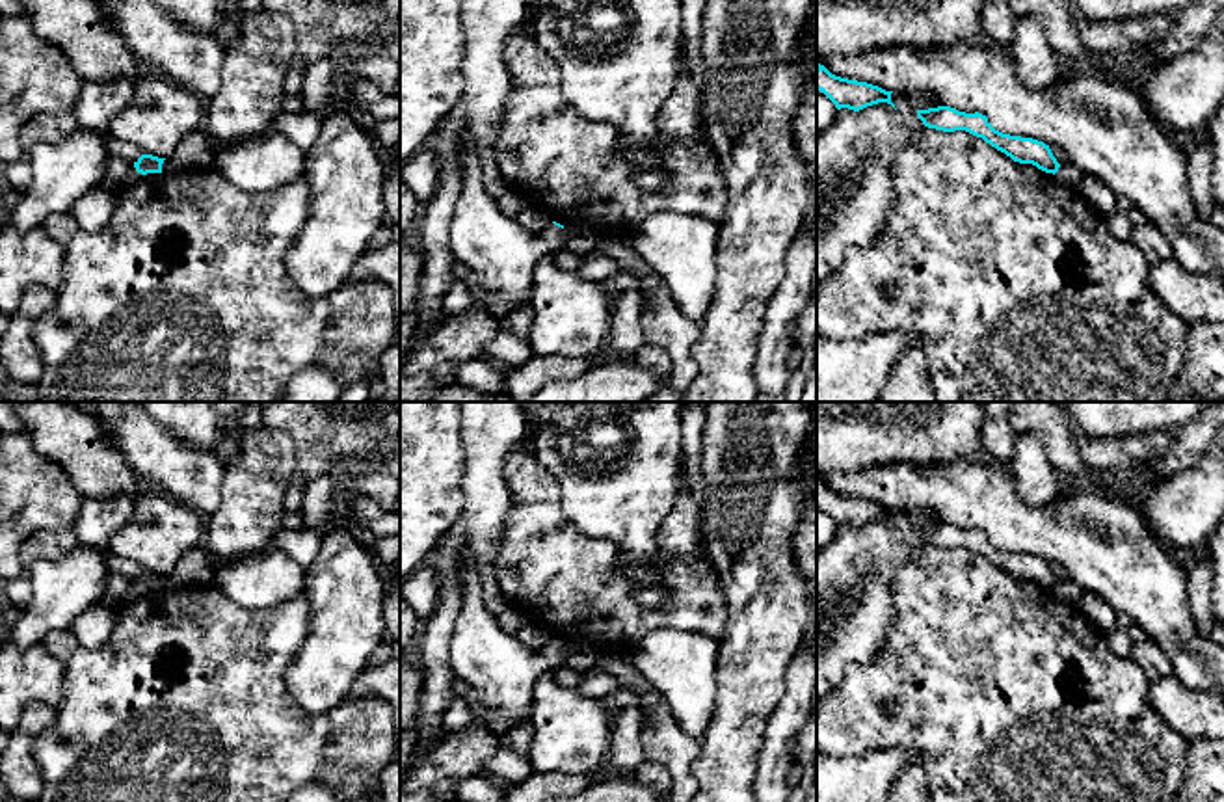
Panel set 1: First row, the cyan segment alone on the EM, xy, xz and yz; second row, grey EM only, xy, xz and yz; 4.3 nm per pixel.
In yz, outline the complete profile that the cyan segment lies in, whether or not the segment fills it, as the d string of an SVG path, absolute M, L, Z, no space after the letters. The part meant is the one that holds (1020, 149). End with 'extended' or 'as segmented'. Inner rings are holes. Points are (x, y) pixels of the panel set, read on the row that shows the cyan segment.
M938 106L917 110L917 117L928 128L943 132L965 130L977 138L982 138L986 143L1010 156L1014 162L1032 164L1045 173L1055 175L1060 167L1049 145L1032 138L1003 134L995 130L988 123L988 117L978 112L965 114L951 106Z; as segmented

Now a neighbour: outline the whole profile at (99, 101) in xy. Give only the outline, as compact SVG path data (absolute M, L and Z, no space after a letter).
M117 78L112 82L86 80L82 93L73 108L73 115L82 130L99 132L112 154L128 162L138 162L140 149L113 140L108 132L110 121L130 102L134 93L134 82L128 78Z

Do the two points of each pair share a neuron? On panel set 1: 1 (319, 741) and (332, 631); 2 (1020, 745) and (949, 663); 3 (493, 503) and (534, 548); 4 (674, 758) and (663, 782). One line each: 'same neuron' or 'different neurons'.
1: different neurons
2: same neuron
3: different neurons
4: different neurons

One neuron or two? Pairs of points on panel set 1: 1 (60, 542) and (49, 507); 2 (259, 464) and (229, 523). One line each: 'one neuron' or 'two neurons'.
1: two neurons
2: one neuron

